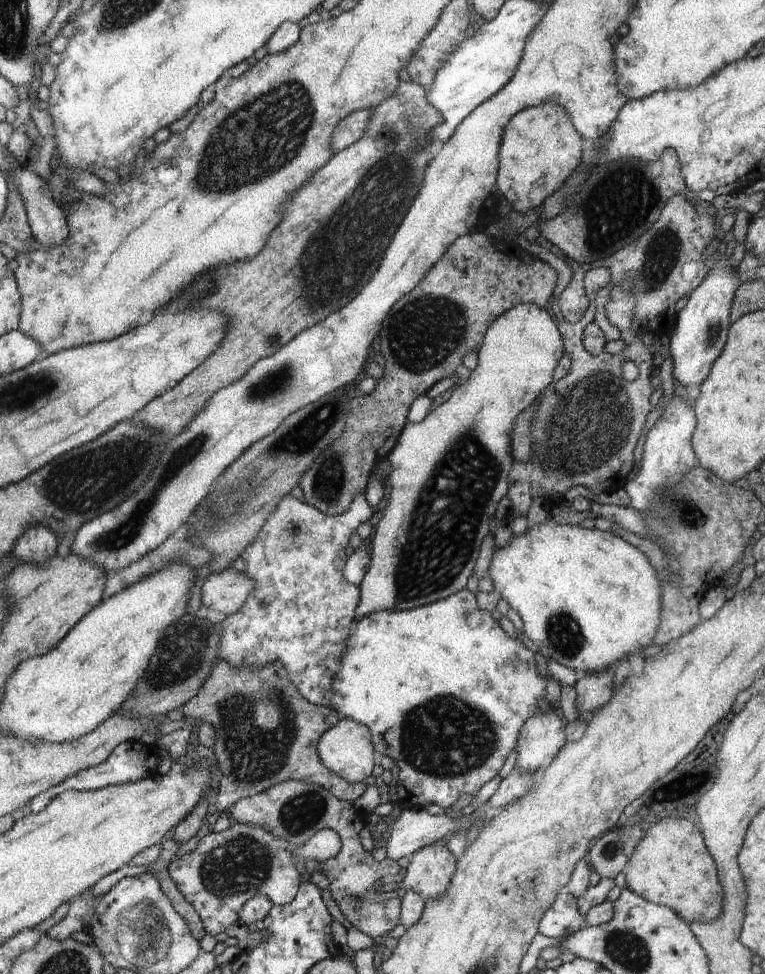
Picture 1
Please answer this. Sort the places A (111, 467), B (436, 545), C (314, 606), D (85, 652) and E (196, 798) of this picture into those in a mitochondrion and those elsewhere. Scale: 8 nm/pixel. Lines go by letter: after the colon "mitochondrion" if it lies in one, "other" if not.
A: mitochondrion
B: mitochondrion
C: other
D: other
E: other

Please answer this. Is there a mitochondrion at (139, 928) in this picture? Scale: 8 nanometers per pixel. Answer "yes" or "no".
yes

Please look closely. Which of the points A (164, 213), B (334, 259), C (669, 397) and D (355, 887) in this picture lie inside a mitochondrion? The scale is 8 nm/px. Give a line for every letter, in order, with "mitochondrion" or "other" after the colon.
A: other
B: mitochondrion
C: other
D: other

